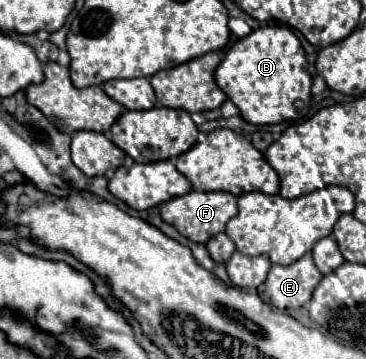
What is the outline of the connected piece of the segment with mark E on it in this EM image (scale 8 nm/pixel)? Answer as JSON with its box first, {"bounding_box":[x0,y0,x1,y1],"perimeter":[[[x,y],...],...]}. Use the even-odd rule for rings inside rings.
{"bounding_box":[264,254,323,310],"perimeter":[[[305,254],[289,266],[271,266],[265,280],[264,300],[279,310],[301,308],[309,302],[323,274],[317,270],[311,254]]]}

